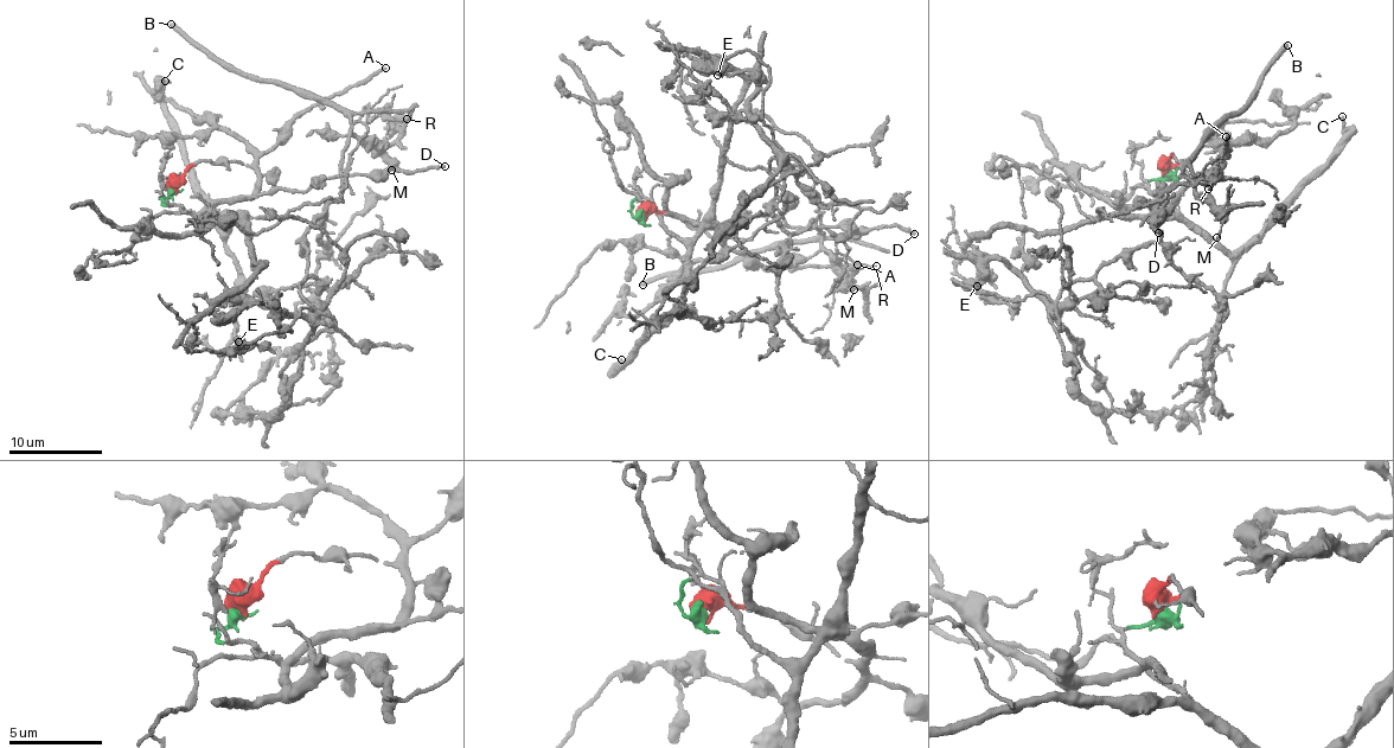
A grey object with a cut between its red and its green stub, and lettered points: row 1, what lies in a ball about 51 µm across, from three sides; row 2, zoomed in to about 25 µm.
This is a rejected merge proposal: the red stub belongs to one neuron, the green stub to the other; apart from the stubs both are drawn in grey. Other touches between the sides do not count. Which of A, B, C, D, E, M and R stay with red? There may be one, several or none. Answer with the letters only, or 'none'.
A, D

